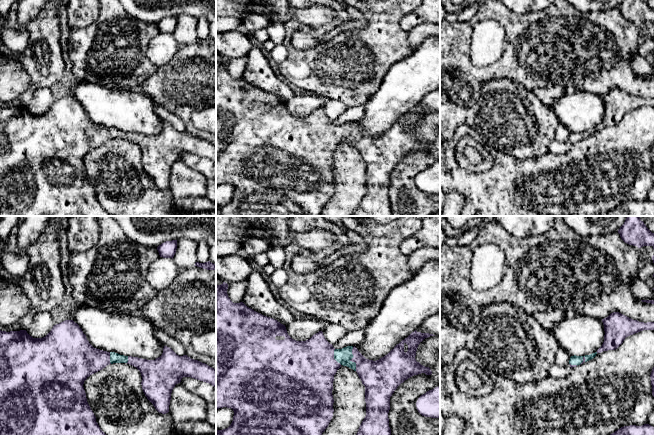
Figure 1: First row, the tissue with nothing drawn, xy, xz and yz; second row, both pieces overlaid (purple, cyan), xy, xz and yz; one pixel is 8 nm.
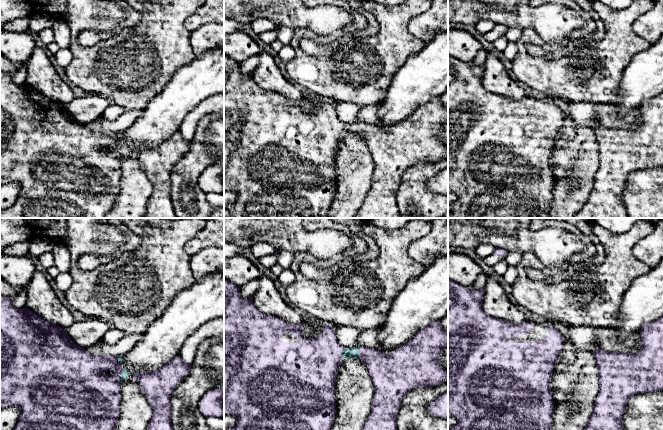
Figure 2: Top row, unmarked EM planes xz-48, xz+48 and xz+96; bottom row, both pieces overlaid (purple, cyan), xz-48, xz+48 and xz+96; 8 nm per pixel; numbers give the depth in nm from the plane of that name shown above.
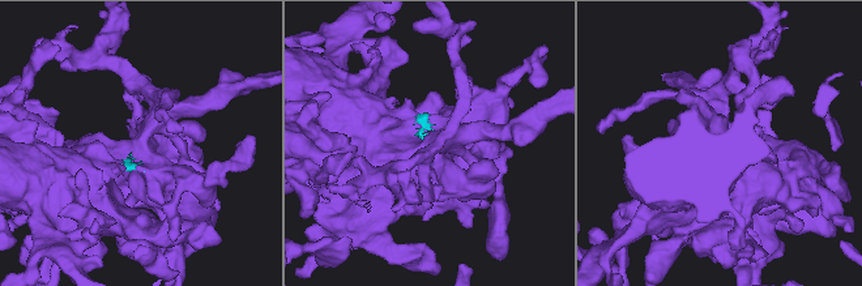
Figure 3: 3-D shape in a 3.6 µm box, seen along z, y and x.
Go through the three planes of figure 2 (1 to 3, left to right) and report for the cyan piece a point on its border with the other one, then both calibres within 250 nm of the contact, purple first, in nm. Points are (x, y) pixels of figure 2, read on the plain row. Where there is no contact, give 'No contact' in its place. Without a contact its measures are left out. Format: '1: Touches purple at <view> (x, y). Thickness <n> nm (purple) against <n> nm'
1: Touches purple at xz-48 (121, 152). Thickness 380 nm (purple) against 60 nm
2: Touches purple at xz+48 (360, 129). Thickness 280 nm (purple) against 90 nm
3: No contact

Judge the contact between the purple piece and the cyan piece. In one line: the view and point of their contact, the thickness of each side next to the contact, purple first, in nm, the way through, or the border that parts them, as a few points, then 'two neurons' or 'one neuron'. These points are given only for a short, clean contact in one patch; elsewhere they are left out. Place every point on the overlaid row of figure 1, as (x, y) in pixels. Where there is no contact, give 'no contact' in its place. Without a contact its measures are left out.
contact xz (351, 359); calibres 260 and 130 nm; one neuron

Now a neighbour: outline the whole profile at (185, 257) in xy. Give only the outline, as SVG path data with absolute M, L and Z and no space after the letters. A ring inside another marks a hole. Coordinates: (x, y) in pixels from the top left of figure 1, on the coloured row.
M190 239L177 240L177 249L173 260L180 270L191 268L197 262L197 243Z

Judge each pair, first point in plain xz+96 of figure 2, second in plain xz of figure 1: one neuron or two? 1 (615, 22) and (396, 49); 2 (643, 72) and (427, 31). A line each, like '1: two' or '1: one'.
1: one
2: two

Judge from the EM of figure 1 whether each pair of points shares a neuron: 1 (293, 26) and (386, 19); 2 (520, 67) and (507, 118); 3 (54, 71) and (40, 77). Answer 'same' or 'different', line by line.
1: same
2: different
3: same

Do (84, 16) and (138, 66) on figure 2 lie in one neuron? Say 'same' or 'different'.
same

